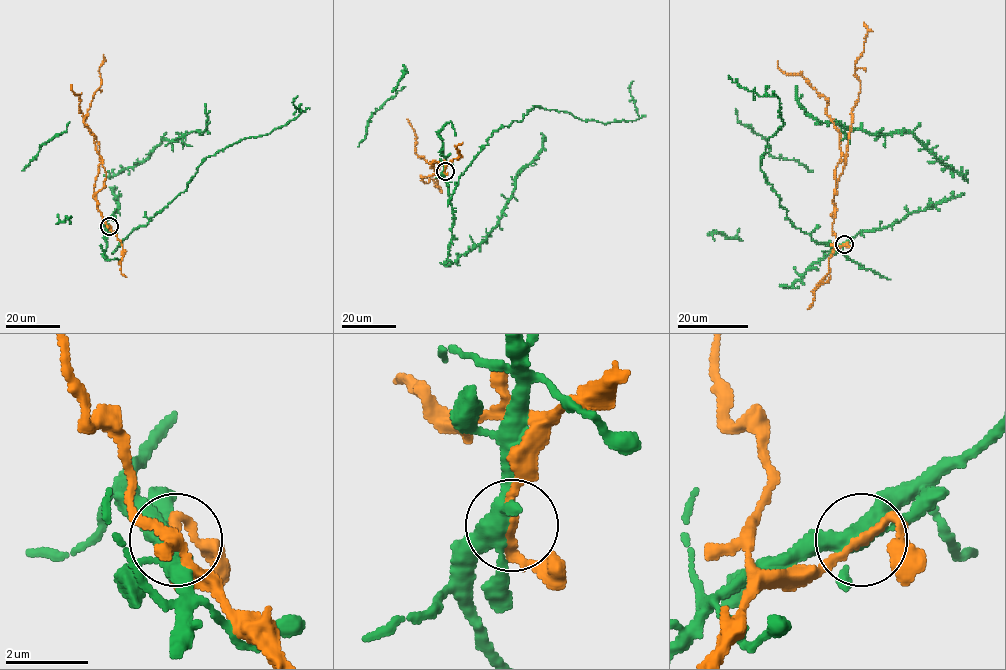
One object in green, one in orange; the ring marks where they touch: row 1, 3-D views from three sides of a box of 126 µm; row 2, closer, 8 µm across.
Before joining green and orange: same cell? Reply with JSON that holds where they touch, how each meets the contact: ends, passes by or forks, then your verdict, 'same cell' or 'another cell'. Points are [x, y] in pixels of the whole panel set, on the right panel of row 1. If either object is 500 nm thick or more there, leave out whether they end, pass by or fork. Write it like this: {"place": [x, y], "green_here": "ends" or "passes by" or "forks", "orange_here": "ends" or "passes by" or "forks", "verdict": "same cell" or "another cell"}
{"place": [844, 244], "green_here": "forks", "orange_here": "passes by", "verdict": "another cell"}

